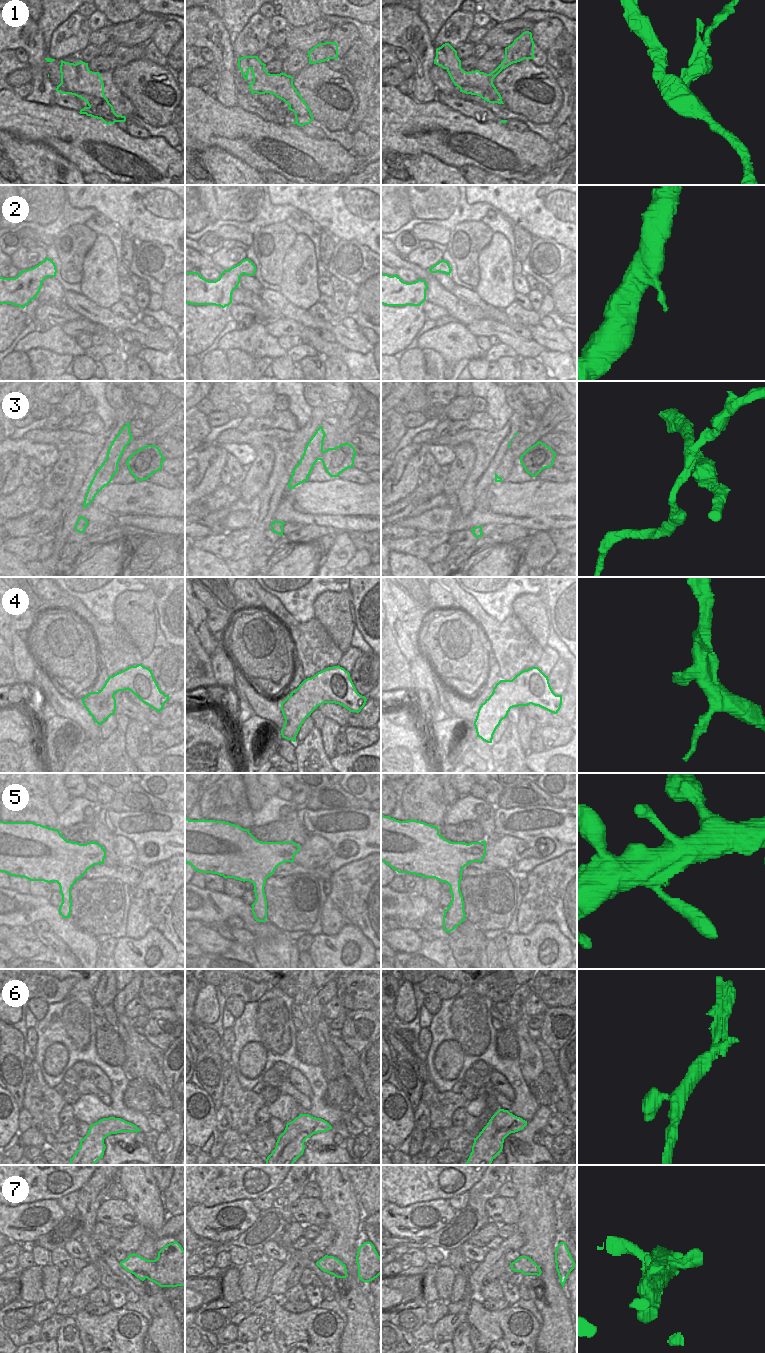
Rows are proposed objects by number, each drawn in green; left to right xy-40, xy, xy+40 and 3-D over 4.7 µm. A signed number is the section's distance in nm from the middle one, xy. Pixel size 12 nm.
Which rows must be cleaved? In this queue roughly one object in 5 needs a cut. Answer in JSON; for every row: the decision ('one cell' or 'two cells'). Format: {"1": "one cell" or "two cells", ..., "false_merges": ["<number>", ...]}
{"1": "two cells", "2": "one cell", "3": "two cells", "4": "one cell", "5": "one cell", "6": "one cell", "7": "one cell", "false_merges": ["1", "3"]}

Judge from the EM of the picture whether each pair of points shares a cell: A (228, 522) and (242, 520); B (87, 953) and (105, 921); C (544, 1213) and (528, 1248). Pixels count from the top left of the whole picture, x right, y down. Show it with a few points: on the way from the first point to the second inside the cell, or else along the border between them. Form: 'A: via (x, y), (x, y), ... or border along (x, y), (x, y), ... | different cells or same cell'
A: via (231, 522), (239, 520) | same cell
B: border along (75, 924), (89, 931), (95, 937) | different cells
C: via (538, 1222), (537, 1239) | same cell

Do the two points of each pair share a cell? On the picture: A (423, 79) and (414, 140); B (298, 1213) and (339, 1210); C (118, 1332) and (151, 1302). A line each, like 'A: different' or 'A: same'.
A: different
B: different
C: different

